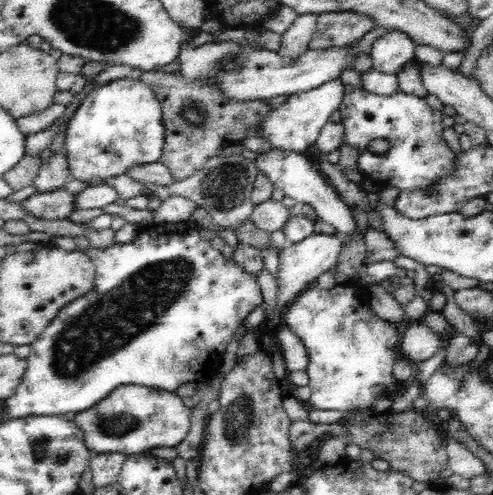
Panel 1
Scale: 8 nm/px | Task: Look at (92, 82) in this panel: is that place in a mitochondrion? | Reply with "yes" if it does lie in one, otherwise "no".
no

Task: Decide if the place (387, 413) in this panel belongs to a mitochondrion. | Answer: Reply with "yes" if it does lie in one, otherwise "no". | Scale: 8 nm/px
no

